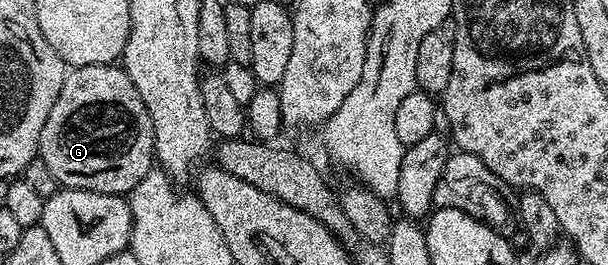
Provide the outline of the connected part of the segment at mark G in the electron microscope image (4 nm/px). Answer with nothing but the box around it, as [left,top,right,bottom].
[38,65,155,195]

